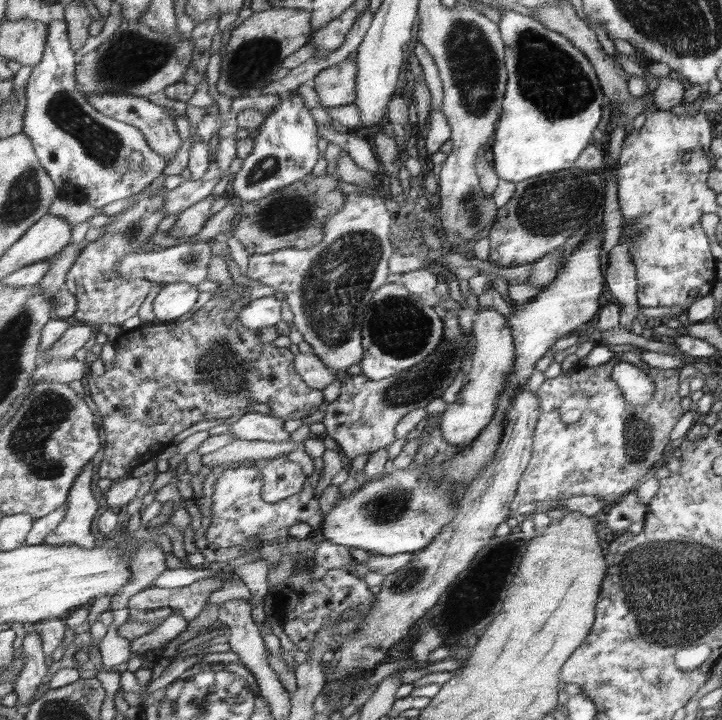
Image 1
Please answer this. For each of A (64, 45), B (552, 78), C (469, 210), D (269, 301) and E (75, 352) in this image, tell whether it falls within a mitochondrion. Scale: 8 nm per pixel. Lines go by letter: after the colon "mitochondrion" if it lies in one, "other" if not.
A: other
B: mitochondrion
C: mitochondrion
D: other
E: other

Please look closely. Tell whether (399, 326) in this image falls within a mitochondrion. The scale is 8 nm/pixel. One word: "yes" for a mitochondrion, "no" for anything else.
yes

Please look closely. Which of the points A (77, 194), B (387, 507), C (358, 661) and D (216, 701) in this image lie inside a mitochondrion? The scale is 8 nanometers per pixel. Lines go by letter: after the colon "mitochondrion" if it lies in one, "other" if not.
A: other
B: mitochondrion
C: mitochondrion
D: mitochondrion

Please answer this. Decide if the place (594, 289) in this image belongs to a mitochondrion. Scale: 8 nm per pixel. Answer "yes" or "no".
no

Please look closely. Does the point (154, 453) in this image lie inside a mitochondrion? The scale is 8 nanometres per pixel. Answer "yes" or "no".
no

